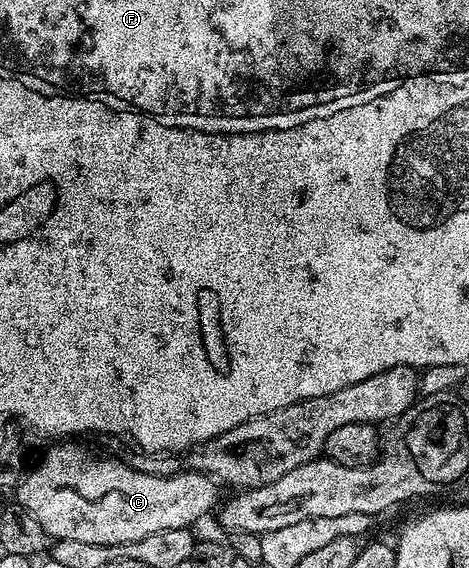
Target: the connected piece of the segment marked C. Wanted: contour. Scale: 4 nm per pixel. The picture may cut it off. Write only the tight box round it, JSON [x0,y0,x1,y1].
[17,443,220,545]

